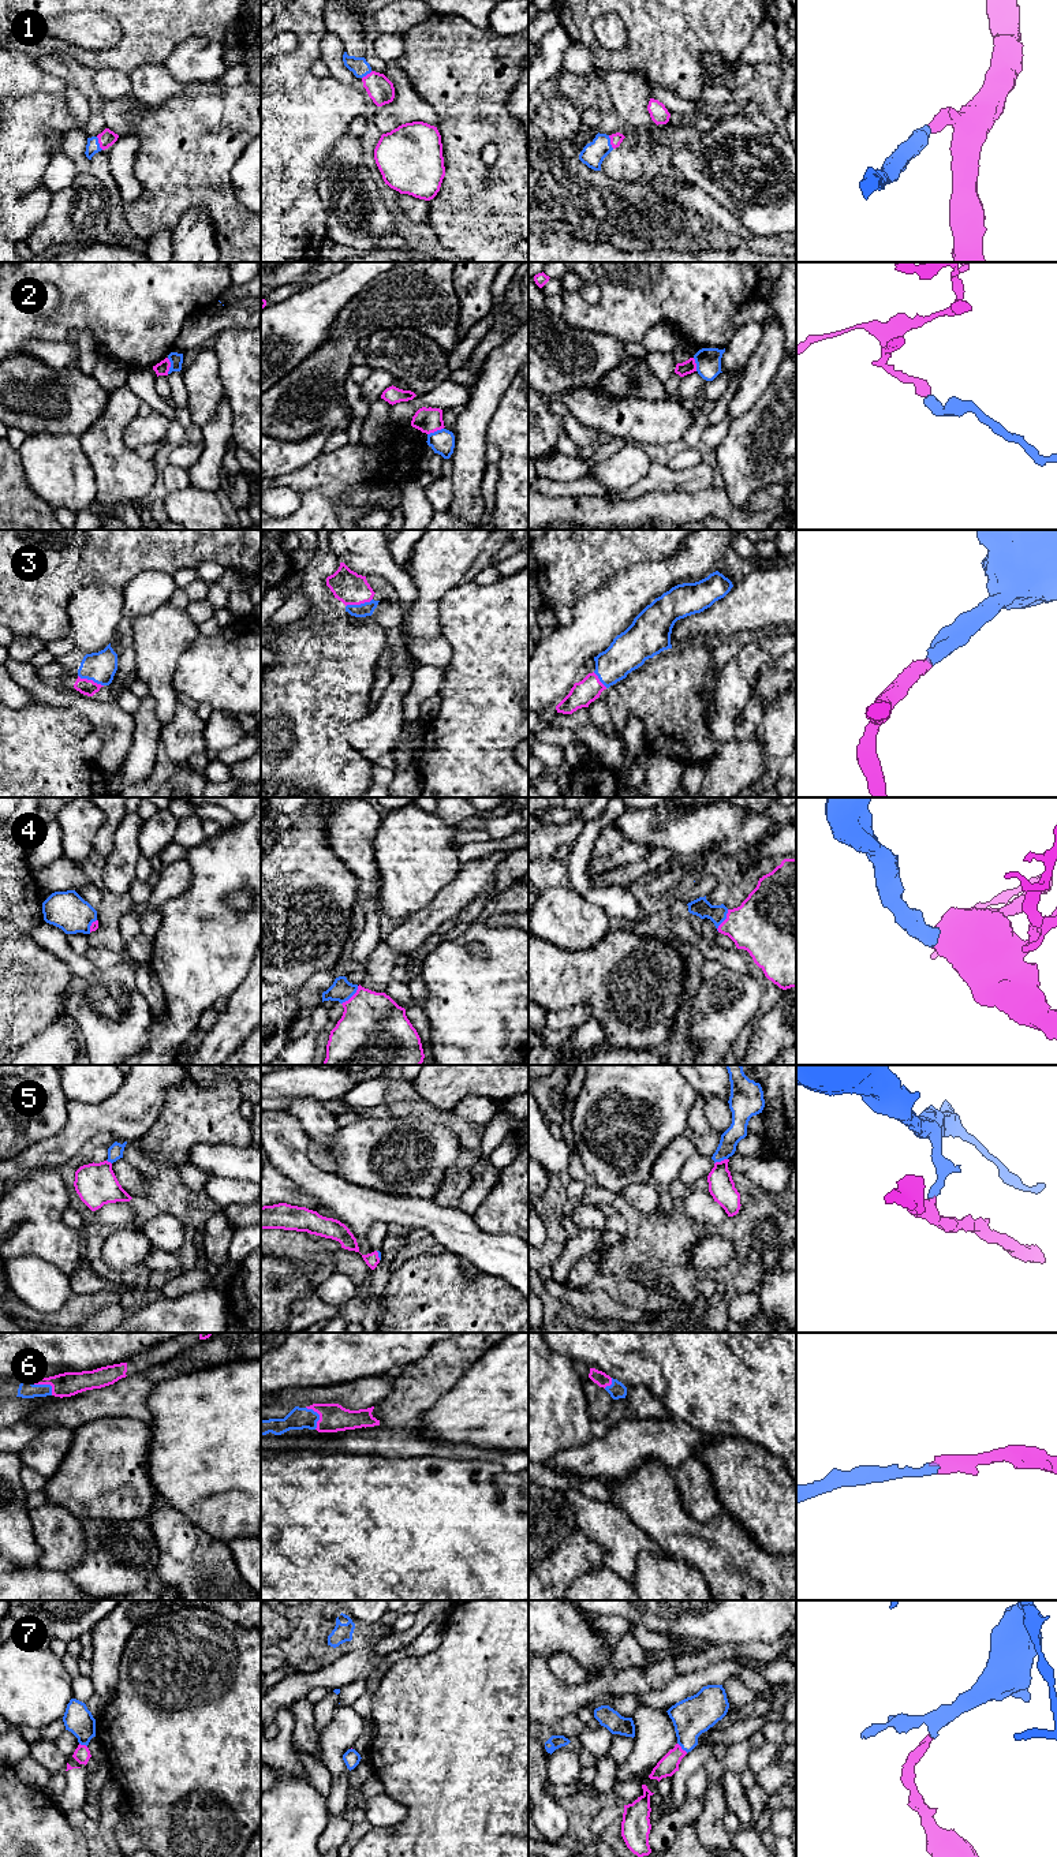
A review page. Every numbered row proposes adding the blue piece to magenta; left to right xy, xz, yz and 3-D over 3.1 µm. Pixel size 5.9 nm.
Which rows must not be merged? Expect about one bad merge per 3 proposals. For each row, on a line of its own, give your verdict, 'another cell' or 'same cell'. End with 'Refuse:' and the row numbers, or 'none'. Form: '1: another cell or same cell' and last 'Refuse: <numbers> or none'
1: same cell
2: another cell
3: same cell
4: same cell
5: another cell
6: same cell
7: same cell
Refuse: 2, 5

